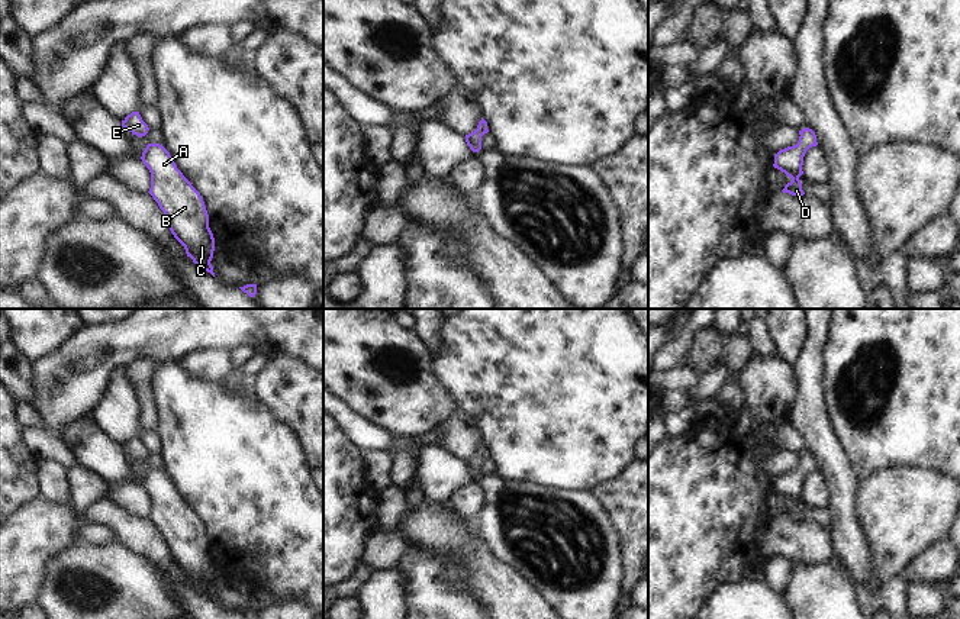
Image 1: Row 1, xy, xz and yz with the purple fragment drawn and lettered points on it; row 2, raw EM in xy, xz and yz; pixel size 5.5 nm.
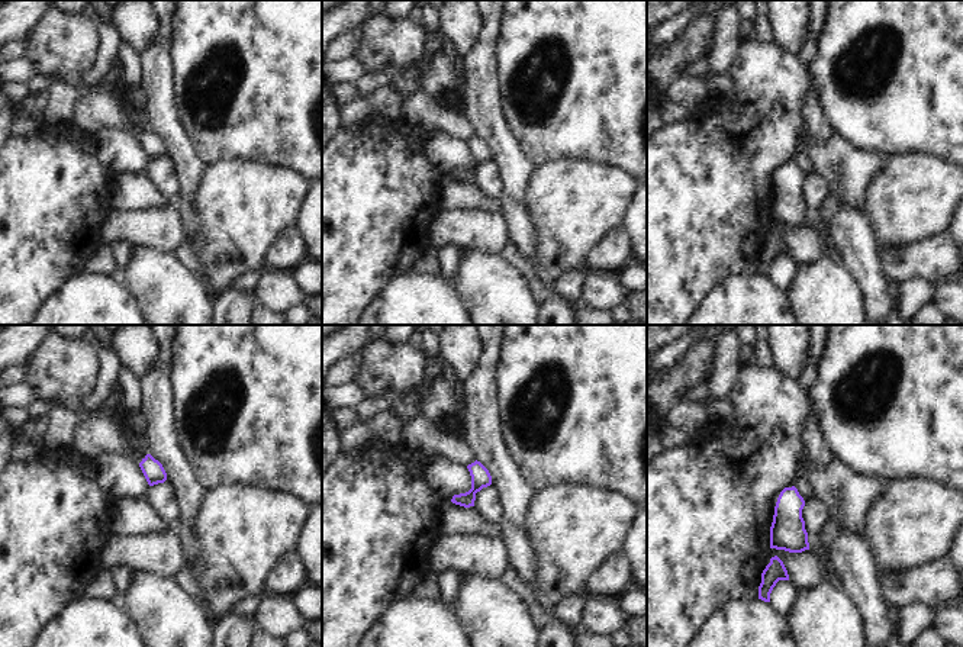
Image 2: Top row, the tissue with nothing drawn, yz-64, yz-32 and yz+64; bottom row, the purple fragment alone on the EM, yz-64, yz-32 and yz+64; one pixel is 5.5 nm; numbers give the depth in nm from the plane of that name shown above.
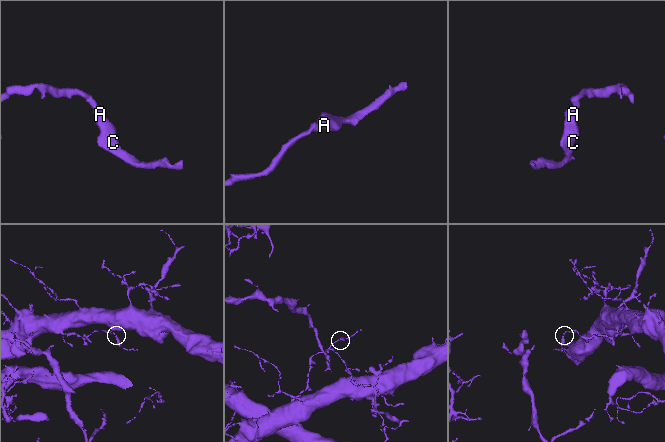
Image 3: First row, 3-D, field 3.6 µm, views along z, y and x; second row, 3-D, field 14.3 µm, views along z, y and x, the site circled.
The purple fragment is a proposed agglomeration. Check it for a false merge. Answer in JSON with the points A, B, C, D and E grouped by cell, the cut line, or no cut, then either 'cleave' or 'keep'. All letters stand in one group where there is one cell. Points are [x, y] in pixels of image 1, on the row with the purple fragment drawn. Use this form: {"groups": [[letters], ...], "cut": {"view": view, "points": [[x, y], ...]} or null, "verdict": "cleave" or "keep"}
{"groups": [["A", "B", "C", "D", "E"]], "cut": null, "verdict": "keep"}

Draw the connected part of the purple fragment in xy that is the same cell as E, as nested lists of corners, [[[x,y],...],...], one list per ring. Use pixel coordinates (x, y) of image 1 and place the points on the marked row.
[[[132,112],[131,115],[128,115],[122,120],[122,126],[139,138],[145,136],[149,130],[148,125],[142,120],[139,112]]]

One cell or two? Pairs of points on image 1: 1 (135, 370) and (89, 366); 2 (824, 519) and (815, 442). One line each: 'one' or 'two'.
1: two
2: two

